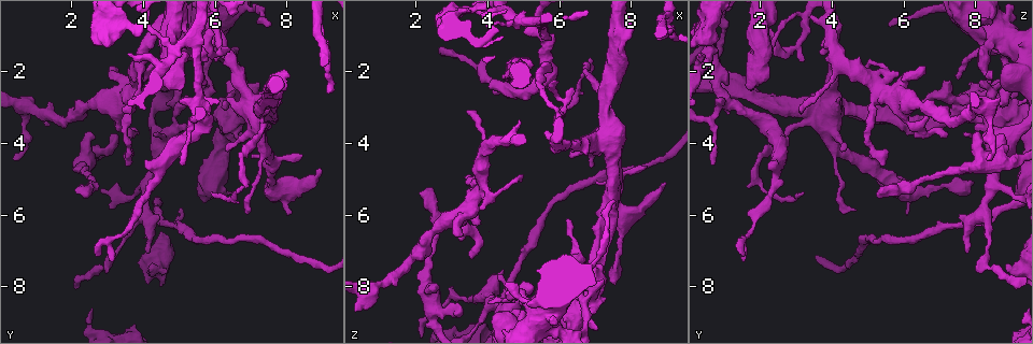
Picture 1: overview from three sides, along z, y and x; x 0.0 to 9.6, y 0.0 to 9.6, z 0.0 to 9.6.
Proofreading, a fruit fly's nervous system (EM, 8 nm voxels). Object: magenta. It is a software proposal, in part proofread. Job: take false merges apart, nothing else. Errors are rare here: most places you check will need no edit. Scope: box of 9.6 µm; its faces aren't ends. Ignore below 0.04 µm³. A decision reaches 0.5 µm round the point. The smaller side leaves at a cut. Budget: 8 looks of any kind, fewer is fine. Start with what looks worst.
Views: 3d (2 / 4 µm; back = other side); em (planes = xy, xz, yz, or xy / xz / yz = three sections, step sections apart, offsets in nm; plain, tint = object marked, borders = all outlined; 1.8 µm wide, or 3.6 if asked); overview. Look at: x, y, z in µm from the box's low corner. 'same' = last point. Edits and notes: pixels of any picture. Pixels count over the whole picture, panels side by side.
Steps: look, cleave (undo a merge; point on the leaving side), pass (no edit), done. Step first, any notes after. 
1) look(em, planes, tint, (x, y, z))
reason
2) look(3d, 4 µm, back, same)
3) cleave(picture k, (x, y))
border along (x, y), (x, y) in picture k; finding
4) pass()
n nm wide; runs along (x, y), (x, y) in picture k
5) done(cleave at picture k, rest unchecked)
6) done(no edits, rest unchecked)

look(em, xy, step 16, tint, (4.80, 0.75, 1.90))
branch point

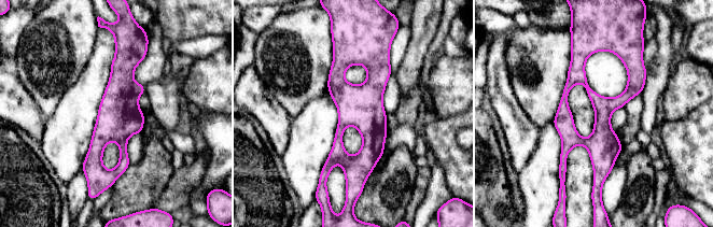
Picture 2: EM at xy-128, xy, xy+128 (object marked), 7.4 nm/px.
look(em, planes, tint, same)

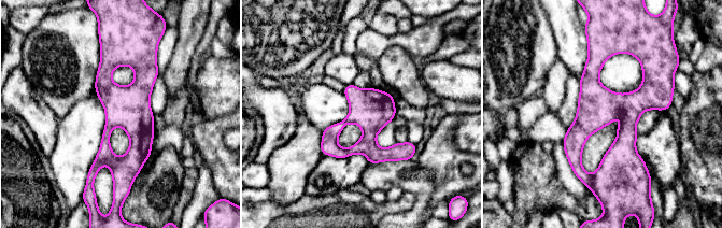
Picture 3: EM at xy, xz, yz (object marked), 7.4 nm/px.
pass()
300 nm wide; runs along (115, 52), (105, 88), (137, 119), (126, 181) in picture 3; one neuron here

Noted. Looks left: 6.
look(3d, 4 µm, (6.55, 2.95, 8.75))
abrupt turn

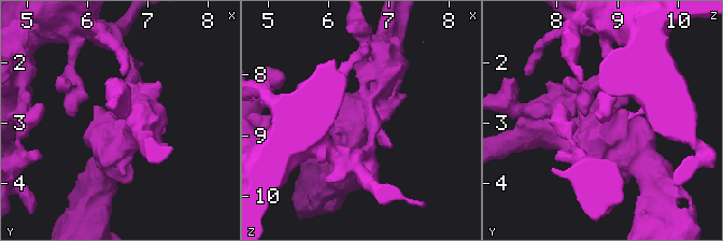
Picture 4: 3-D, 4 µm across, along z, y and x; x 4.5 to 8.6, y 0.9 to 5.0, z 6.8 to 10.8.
look(em, 3.6 µm, xy, step 8, tint, (6.55, 3.00, 8.70))
need the tissue

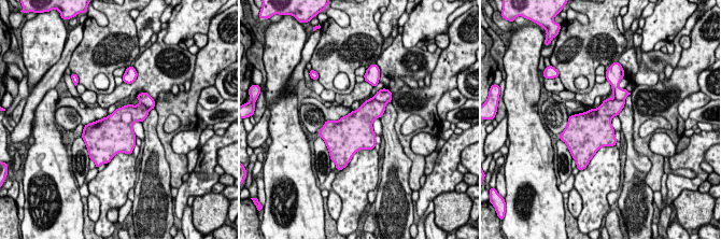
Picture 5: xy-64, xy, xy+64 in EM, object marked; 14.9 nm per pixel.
look(em, 3.6 µm, planes, tint, same)
cut it another way

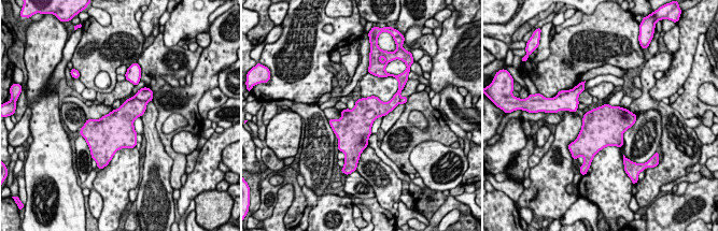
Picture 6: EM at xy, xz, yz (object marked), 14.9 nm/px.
cleave(picture 6, (132, 107))
border along (134, 97), (145, 102) in picture 6; a second neuron is stuck on

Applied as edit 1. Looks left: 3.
done(cleave at picture 6, rest unchecked)

